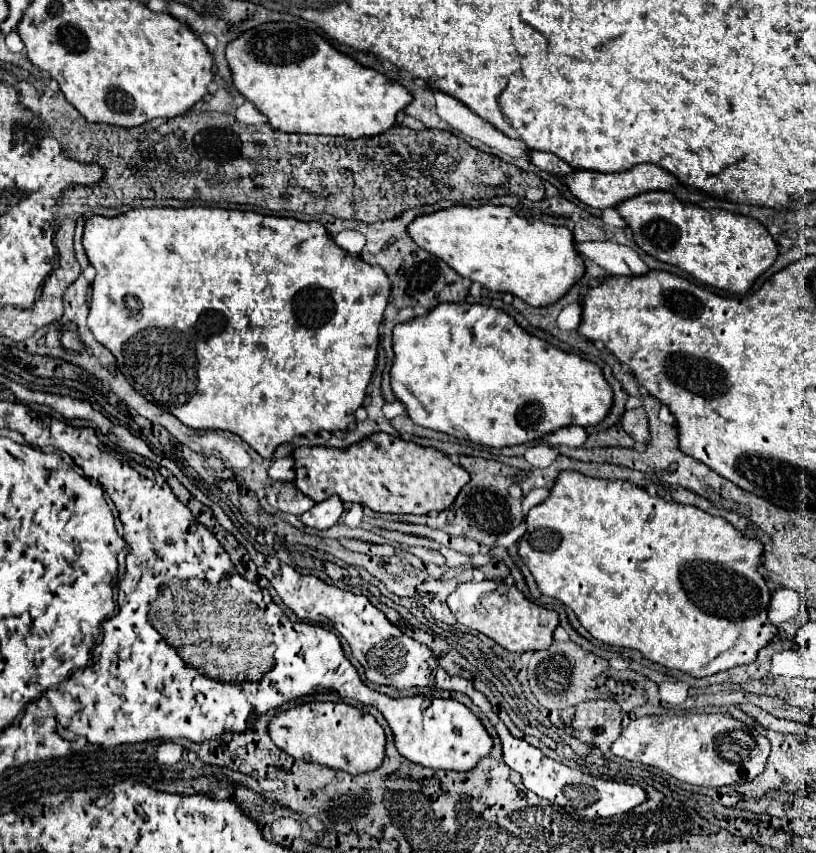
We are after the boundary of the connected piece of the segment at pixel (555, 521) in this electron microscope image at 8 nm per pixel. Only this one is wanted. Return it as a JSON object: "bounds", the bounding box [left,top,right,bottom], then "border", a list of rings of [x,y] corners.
{"bounds":[518,472,778,678],"border":[[[562,472],[550,492],[550,496],[540,504],[530,508],[528,516],[528,530],[518,542],[518,554],[524,558],[526,566],[536,578],[536,584],[544,596],[556,598],[570,606],[574,614],[578,616],[580,624],[598,640],[610,646],[618,648],[632,648],[638,650],[644,658],[666,666],[666,668],[676,668],[682,670],[694,678],[704,678],[712,676],[722,670],[730,670],[734,666],[750,664],[756,660],[758,650],[768,646],[774,636],[778,634],[778,628],[768,620],[768,604],[770,604],[770,588],[766,578],[758,572],[760,568],[760,556],[764,552],[764,546],[756,538],[744,536],[740,530],[730,526],[720,516],[710,516],[708,512],[696,508],[696,506],[686,506],[678,502],[666,502],[660,496],[650,496],[644,488],[634,486],[624,480],[602,480],[602,478],[592,478],[584,476],[580,472]]]}

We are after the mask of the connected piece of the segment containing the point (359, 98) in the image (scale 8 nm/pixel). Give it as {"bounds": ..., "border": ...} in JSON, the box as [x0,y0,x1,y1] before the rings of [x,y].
{"bounds":[226,22,412,138],"border":[[[292,22],[260,24],[244,32],[228,44],[226,60],[230,64],[234,86],[238,88],[238,92],[268,118],[270,126],[284,132],[330,134],[344,138],[378,136],[388,132],[388,128],[396,124],[396,114],[412,102],[412,92],[400,82],[394,82],[386,74],[362,66],[348,54],[336,50],[318,32],[308,28],[296,28],[296,24]]]}

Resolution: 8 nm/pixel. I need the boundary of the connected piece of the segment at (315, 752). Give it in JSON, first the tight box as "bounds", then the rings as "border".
{"bounds":[268,702,384,774],"border":[[[308,702],[296,708],[278,712],[270,724],[268,734],[272,742],[296,760],[332,766],[348,774],[362,774],[376,770],[384,758],[384,730],[376,718],[346,702]]]}

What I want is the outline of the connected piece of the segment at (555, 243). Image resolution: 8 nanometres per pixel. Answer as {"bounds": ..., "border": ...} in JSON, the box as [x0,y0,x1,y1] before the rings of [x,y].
{"bounds":[408,206,584,306],"border":[[[452,206],[416,218],[408,226],[408,234],[420,248],[438,258],[444,258],[444,262],[452,266],[460,276],[472,282],[478,280],[484,288],[492,292],[510,292],[512,296],[522,298],[530,306],[550,306],[552,302],[558,302],[584,276],[584,262],[580,254],[576,254],[576,246],[572,246],[572,242],[576,240],[568,228],[558,228],[540,220],[530,222],[528,218],[518,216],[508,206]]]}

